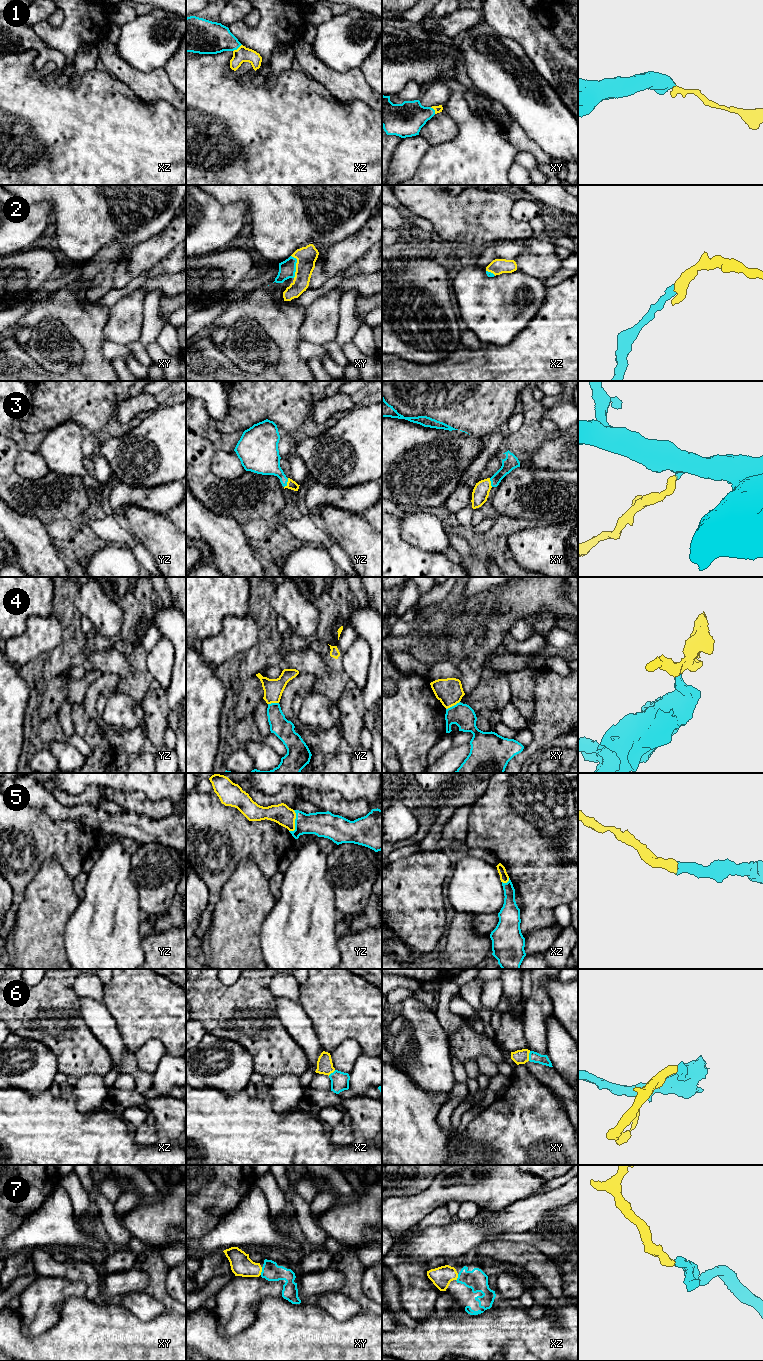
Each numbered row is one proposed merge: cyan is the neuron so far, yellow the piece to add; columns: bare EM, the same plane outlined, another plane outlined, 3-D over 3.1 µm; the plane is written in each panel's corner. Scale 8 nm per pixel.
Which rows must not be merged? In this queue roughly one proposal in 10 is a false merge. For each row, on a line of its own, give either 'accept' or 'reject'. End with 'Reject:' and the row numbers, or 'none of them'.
1: accept
2: accept
3: accept
4: reject
5: accept
6: accept
7: accept
Reject: 4

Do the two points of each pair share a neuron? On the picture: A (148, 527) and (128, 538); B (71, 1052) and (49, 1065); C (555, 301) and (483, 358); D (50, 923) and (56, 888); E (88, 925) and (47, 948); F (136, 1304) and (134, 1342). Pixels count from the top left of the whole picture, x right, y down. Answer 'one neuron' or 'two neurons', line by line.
A: two neurons
B: two neurons
C: one neuron
D: one neuron
E: two neurons
F: two neurons

